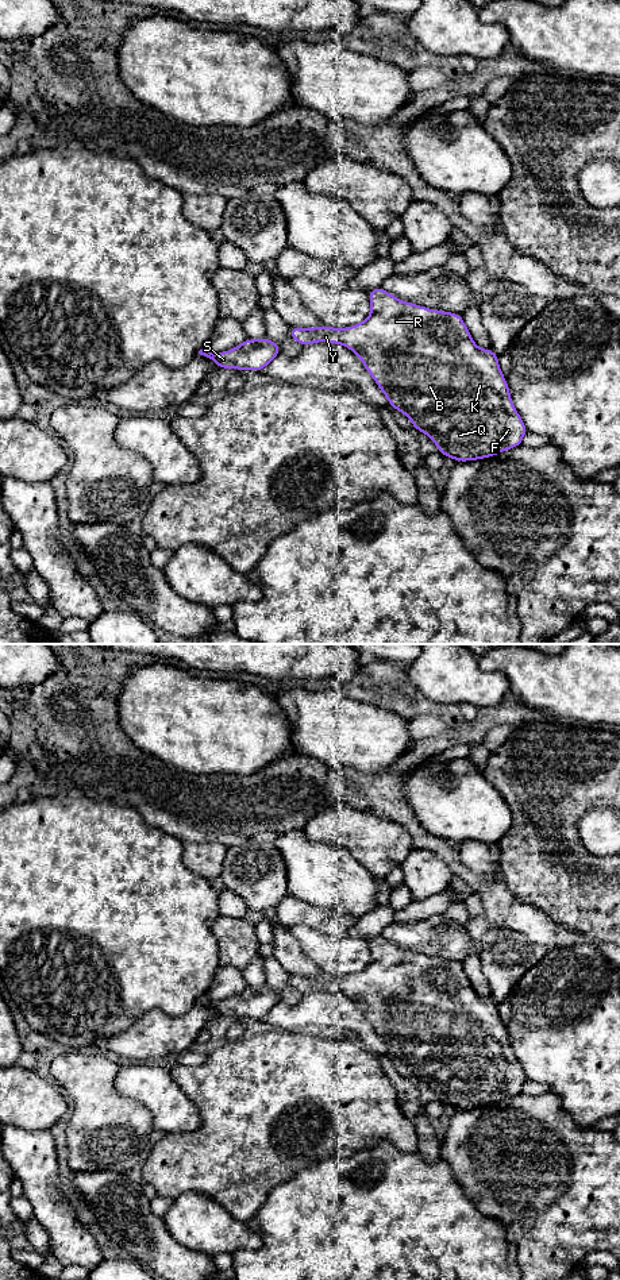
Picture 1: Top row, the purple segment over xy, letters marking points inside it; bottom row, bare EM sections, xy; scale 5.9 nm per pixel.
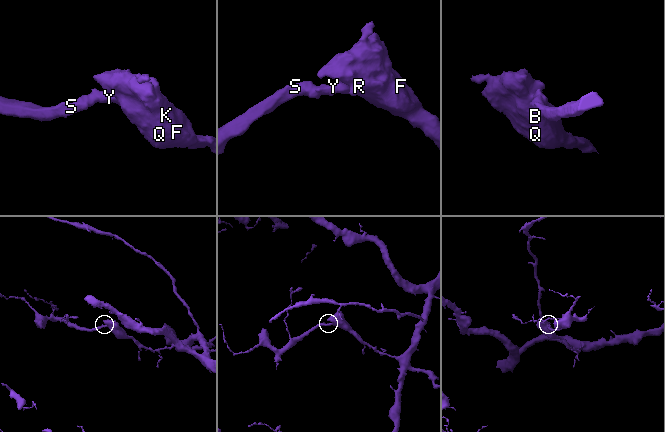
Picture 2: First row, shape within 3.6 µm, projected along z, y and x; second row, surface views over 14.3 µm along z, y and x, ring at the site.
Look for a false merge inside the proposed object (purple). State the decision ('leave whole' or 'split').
leave whole

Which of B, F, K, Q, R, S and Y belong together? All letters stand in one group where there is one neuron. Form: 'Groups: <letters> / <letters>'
Groups: B F K Q R S Y

